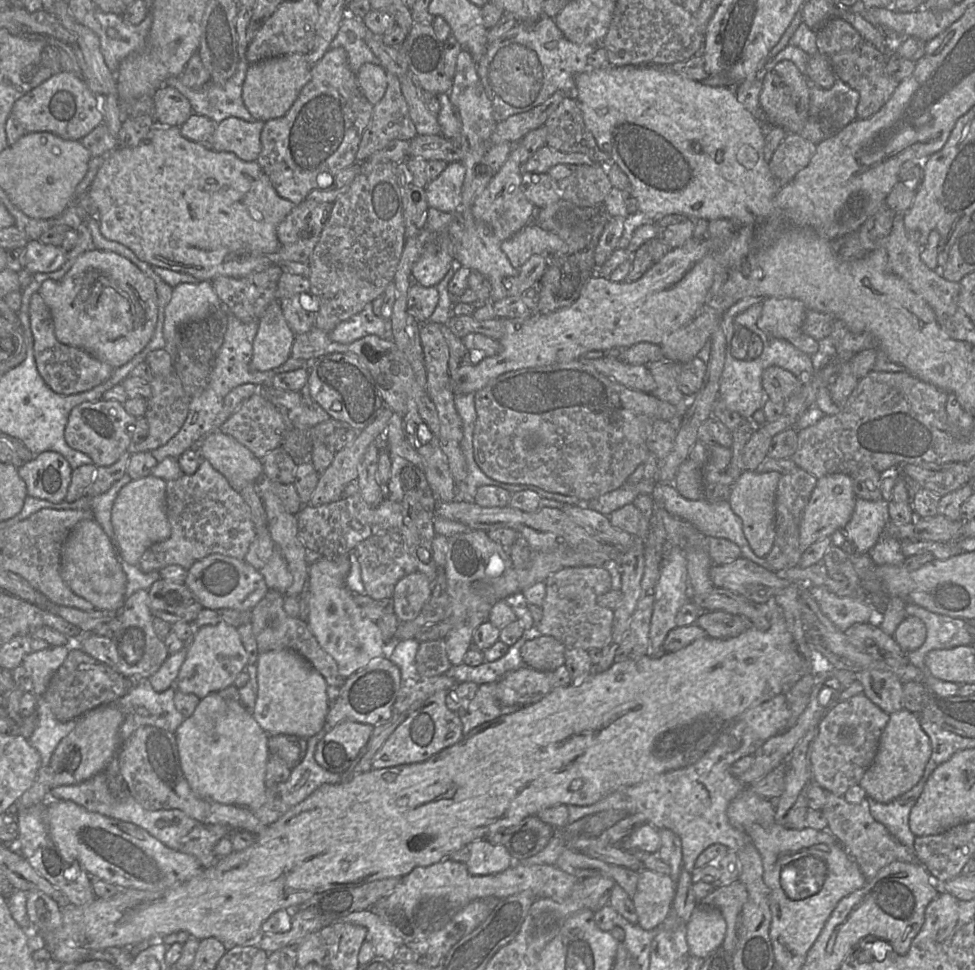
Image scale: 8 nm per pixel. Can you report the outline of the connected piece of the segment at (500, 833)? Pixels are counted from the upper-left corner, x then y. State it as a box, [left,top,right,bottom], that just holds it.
[484,816,554,862]

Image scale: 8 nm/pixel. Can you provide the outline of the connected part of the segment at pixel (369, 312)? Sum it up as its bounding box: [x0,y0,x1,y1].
[329,303,386,344]

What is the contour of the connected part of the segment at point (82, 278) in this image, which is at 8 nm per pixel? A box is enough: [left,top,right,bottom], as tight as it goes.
[38,249,158,369]

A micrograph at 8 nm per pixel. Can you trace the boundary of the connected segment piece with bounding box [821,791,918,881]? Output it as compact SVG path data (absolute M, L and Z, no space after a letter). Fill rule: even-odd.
M826 791L826 802L821 811L828 821L827 830L857 862L866 881L874 878L882 868L895 861L918 863L915 852L898 842L883 824L872 817L867 799L860 804L851 804L843 796Z

